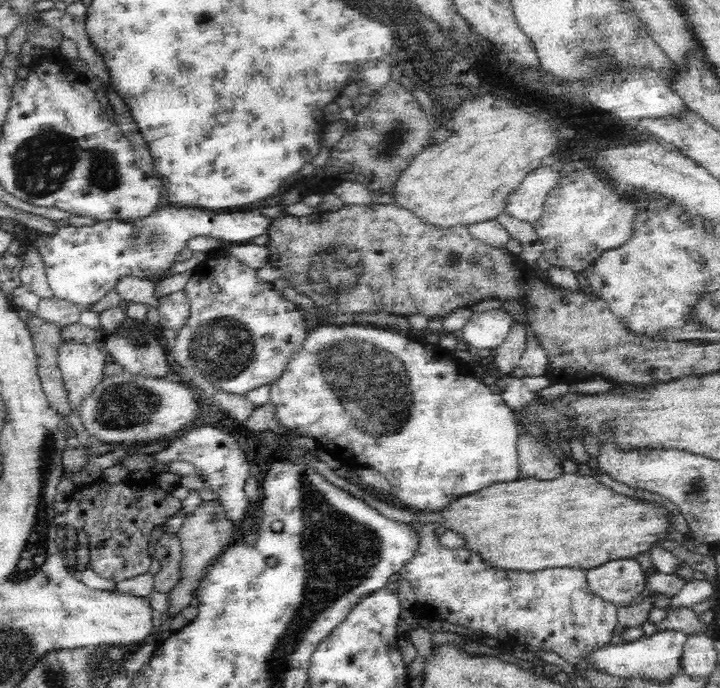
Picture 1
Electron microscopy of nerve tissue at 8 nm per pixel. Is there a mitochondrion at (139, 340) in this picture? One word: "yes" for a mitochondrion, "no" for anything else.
yes

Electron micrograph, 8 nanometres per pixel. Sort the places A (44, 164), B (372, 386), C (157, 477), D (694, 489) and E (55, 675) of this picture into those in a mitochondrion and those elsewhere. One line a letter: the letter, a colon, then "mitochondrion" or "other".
A: mitochondrion
B: mitochondrion
C: other
D: mitochondrion
E: mitochondrion

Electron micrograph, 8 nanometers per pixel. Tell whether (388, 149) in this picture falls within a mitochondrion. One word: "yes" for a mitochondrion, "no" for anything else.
yes

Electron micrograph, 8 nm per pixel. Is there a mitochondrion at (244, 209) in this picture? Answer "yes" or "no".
no

